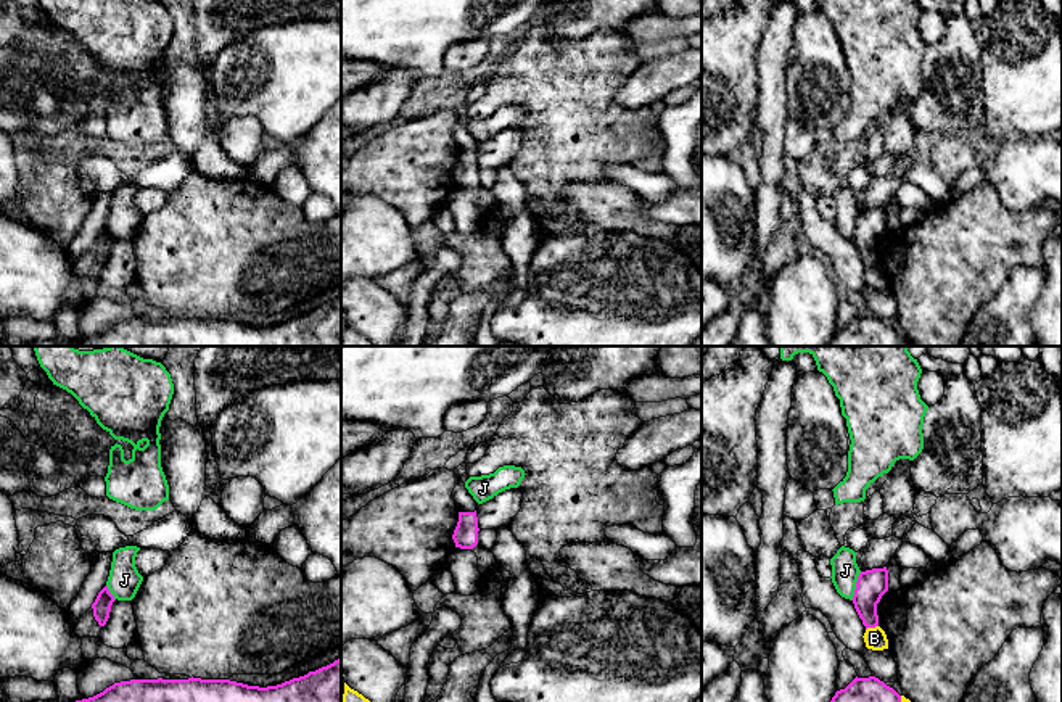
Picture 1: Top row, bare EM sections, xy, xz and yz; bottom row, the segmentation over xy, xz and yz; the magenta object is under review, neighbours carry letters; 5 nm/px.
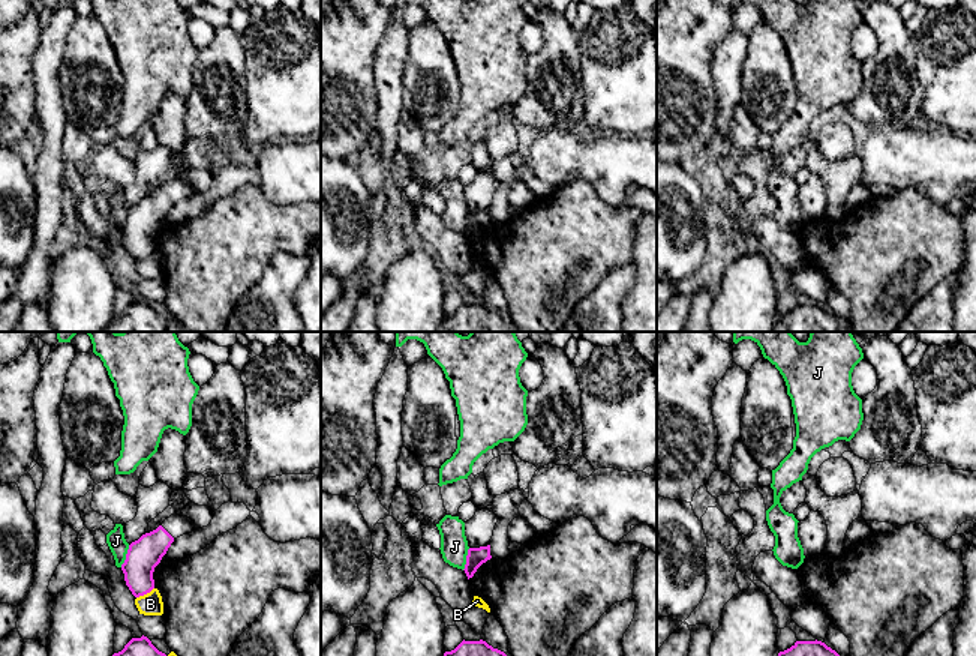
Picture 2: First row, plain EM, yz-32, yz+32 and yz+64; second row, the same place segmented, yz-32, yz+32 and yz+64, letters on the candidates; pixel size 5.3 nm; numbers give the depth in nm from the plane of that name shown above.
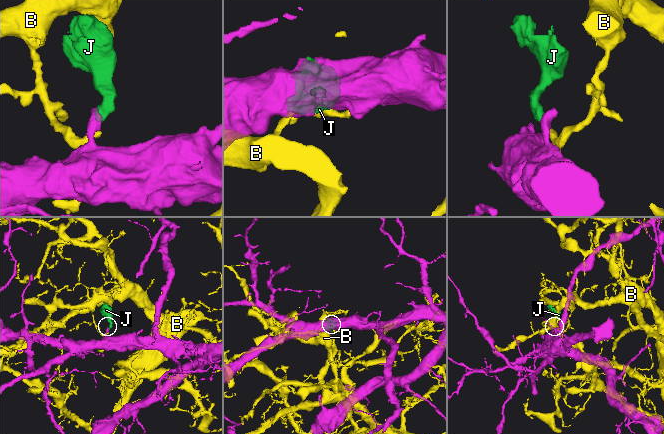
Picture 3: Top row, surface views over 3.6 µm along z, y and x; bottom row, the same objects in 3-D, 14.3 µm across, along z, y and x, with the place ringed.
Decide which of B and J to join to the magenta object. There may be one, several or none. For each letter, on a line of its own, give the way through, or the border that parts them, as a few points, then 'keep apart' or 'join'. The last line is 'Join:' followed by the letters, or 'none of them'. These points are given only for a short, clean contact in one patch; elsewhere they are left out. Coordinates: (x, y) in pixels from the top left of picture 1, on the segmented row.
B: keep apart
J: border along yz (861, 572), (855, 594), (850, 599); keep apart
Join: none of them

